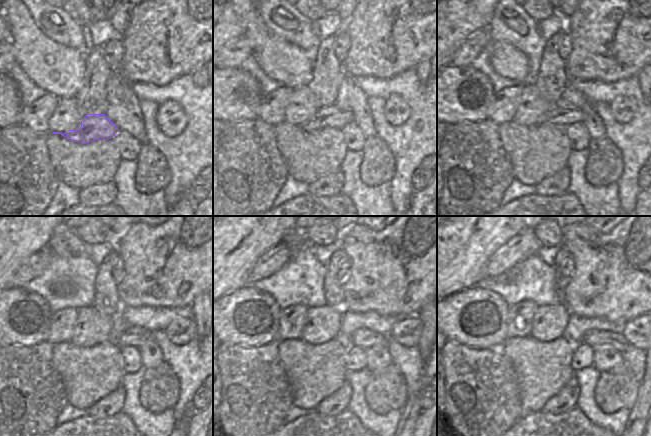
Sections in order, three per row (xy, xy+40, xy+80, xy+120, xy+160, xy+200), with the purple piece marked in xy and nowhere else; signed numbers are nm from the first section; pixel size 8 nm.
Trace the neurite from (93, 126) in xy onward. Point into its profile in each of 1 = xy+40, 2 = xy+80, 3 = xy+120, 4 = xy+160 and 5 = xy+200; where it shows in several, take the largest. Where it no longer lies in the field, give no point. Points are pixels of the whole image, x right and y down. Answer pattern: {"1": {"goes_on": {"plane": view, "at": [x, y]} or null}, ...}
{"1": {"goes_on": {"plane": "xy+40", "at": [330, 117]}}, "2": {"goes_on": {"plane": "xy+80", "at": [564, 116]}}, "3": {"goes_on": {"plane": "xy+120", "at": [136, 337]}}, "4": {"goes_on": {"plane": "xy+160", "at": [363, 338]}}, "5": {"goes_on": {"plane": "xy+200", "at": [593, 338]}}}

